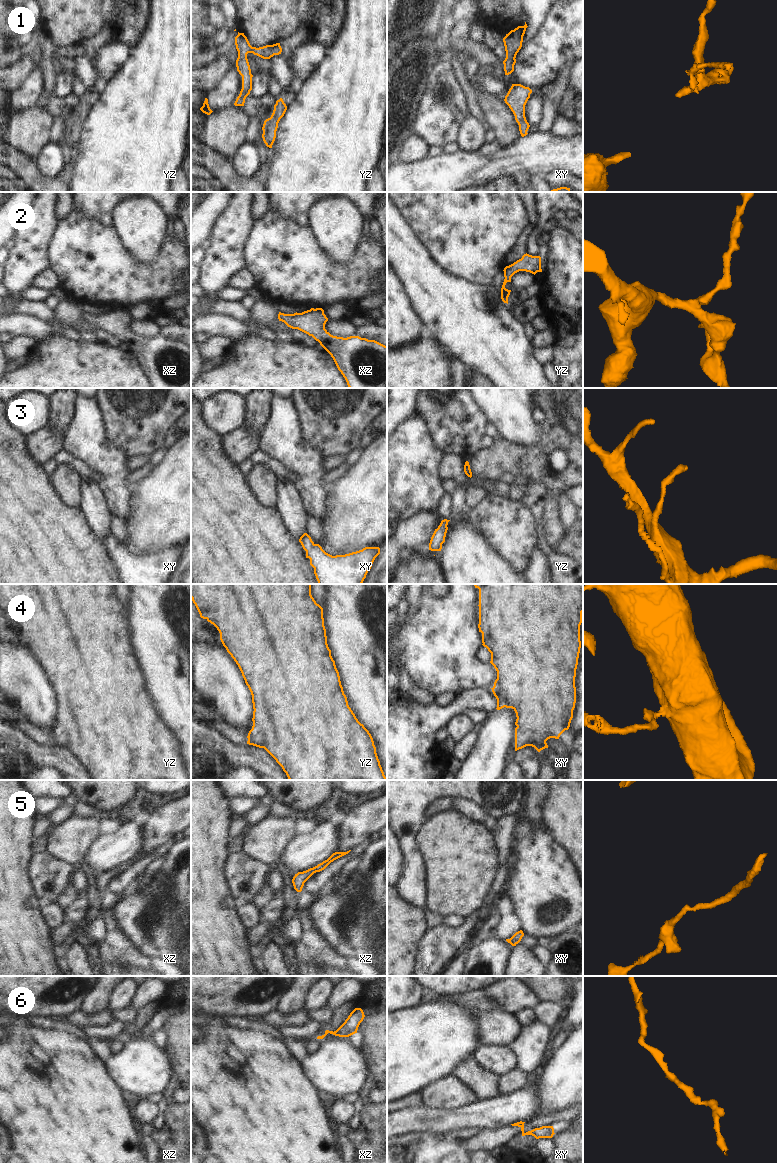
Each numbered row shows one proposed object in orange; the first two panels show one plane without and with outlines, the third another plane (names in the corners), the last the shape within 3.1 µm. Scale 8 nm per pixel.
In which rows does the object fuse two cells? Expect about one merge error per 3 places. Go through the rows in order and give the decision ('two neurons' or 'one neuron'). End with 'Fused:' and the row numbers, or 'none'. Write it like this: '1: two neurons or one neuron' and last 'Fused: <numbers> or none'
1: one neuron
2: one neuron
3: one neuron
4: one neuron
5: one neuron
6: one neuron
Fused: none

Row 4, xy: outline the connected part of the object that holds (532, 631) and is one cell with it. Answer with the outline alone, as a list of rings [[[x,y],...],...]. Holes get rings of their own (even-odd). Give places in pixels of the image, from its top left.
[[[475,584],[479,589],[479,632],[482,633],[482,645],[491,653],[490,663],[497,671],[497,679],[491,688],[497,699],[497,710],[504,707],[512,708],[516,713],[515,751],[526,746],[534,747],[538,752],[548,748],[546,741],[550,738],[559,739],[568,730],[573,718],[576,703],[575,677],[581,648],[580,625],[583,613],[583,584]]]

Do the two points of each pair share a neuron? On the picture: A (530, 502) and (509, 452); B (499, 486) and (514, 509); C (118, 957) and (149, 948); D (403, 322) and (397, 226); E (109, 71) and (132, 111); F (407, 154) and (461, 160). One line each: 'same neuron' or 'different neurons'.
A: different neurons
B: different neurons
C: different neurons
D: different neurons
E: different neurons
F: different neurons

